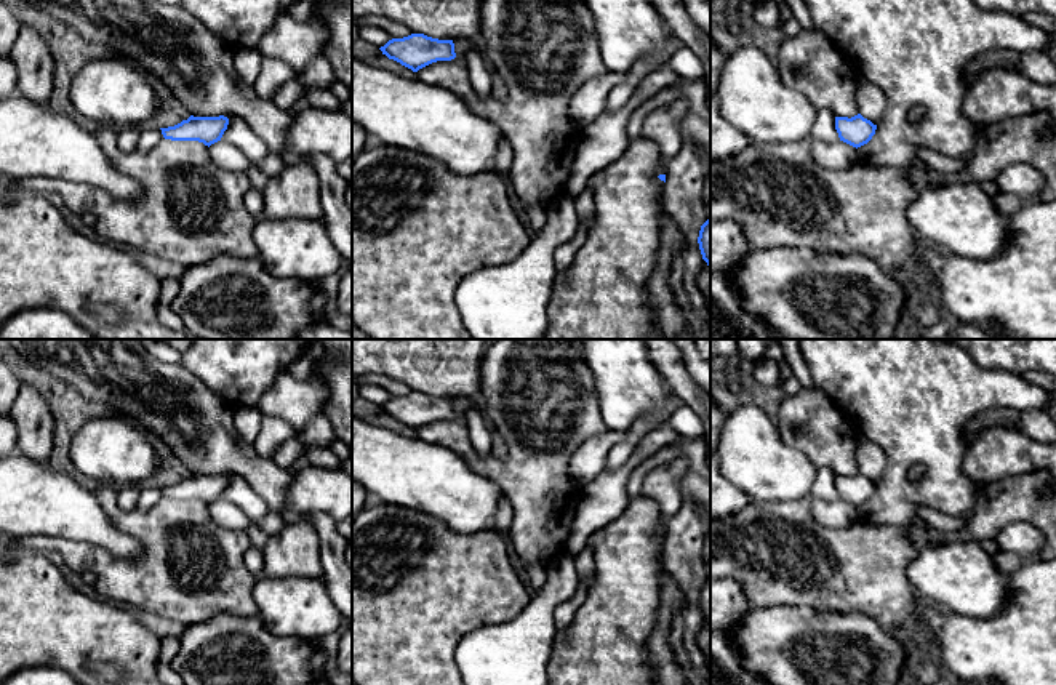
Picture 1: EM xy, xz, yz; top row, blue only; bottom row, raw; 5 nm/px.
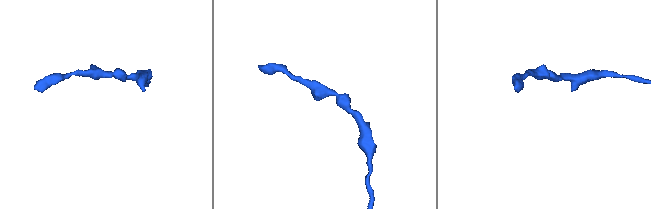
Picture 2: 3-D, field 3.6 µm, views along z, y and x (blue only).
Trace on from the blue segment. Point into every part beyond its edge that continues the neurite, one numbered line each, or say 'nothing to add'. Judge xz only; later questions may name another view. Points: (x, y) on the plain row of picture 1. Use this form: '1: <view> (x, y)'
nothing to add

